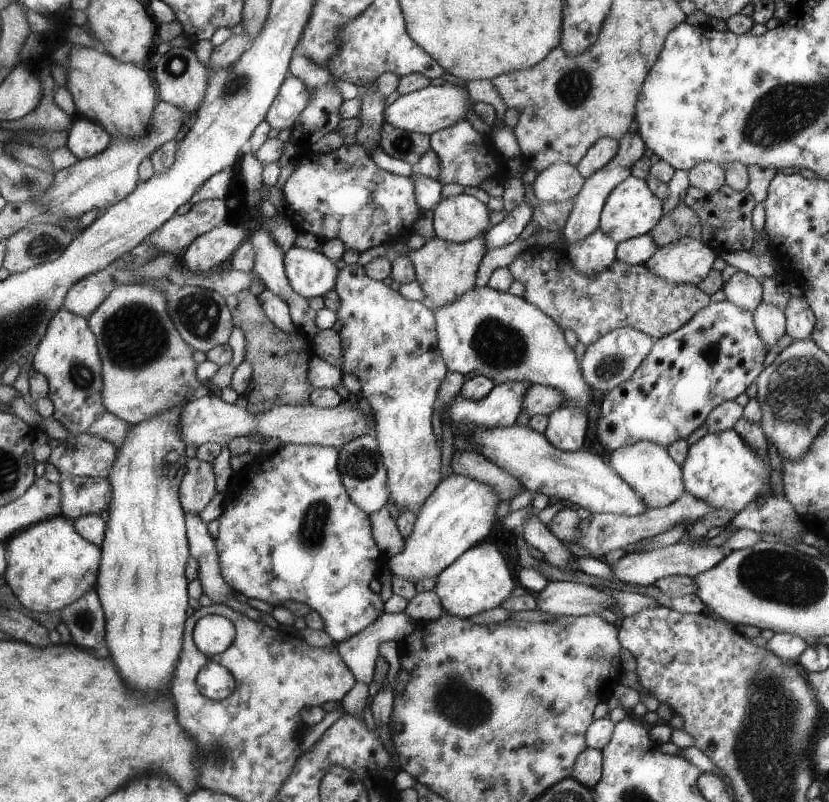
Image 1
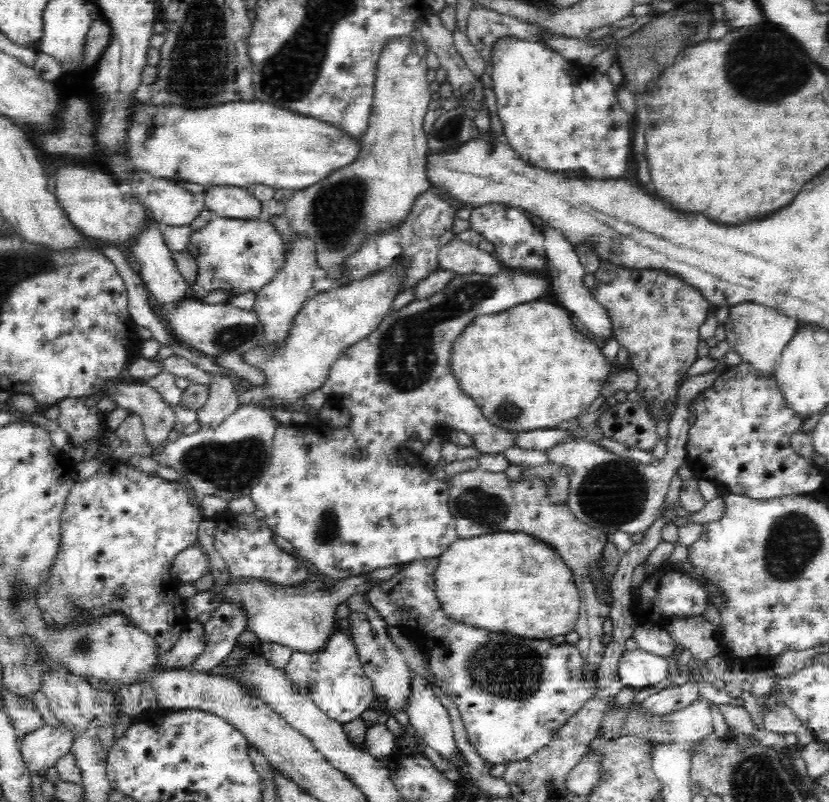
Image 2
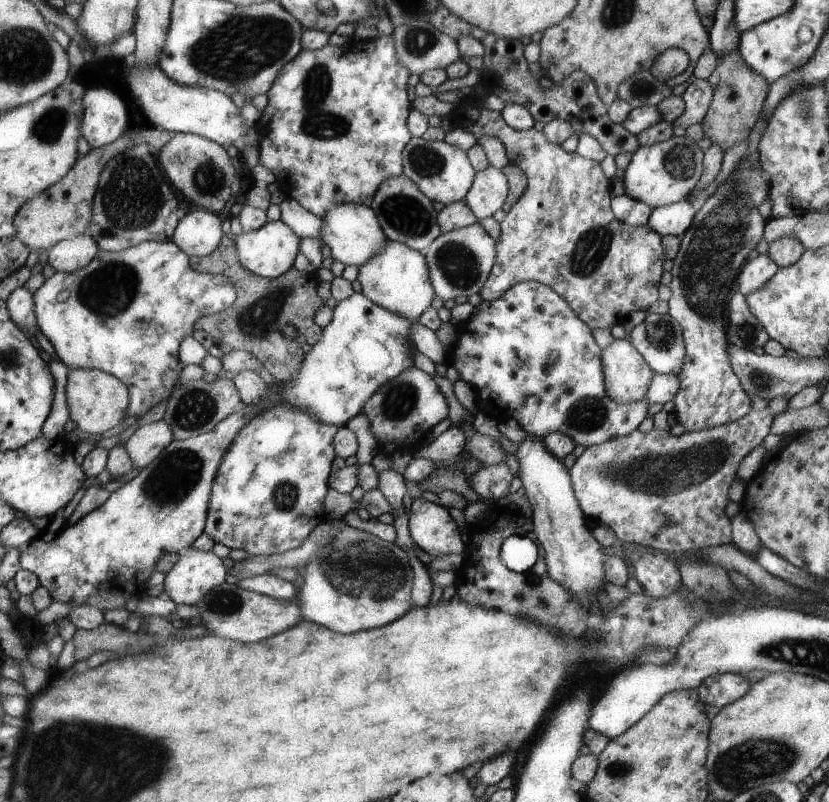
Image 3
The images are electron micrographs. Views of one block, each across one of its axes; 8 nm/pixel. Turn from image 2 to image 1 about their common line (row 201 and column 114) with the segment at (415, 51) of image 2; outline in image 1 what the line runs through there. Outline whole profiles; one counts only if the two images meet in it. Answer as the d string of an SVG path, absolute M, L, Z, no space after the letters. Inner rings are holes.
M117 286L113 295L89 317L90 326L101 341L101 354L105 360L105 404L110 412L128 424L140 424L143 420L185 405L194 398L194 392L203 384L194 376L196 362L192 360L188 344L182 340L172 318L168 316L166 299L166 294L155 286Z

